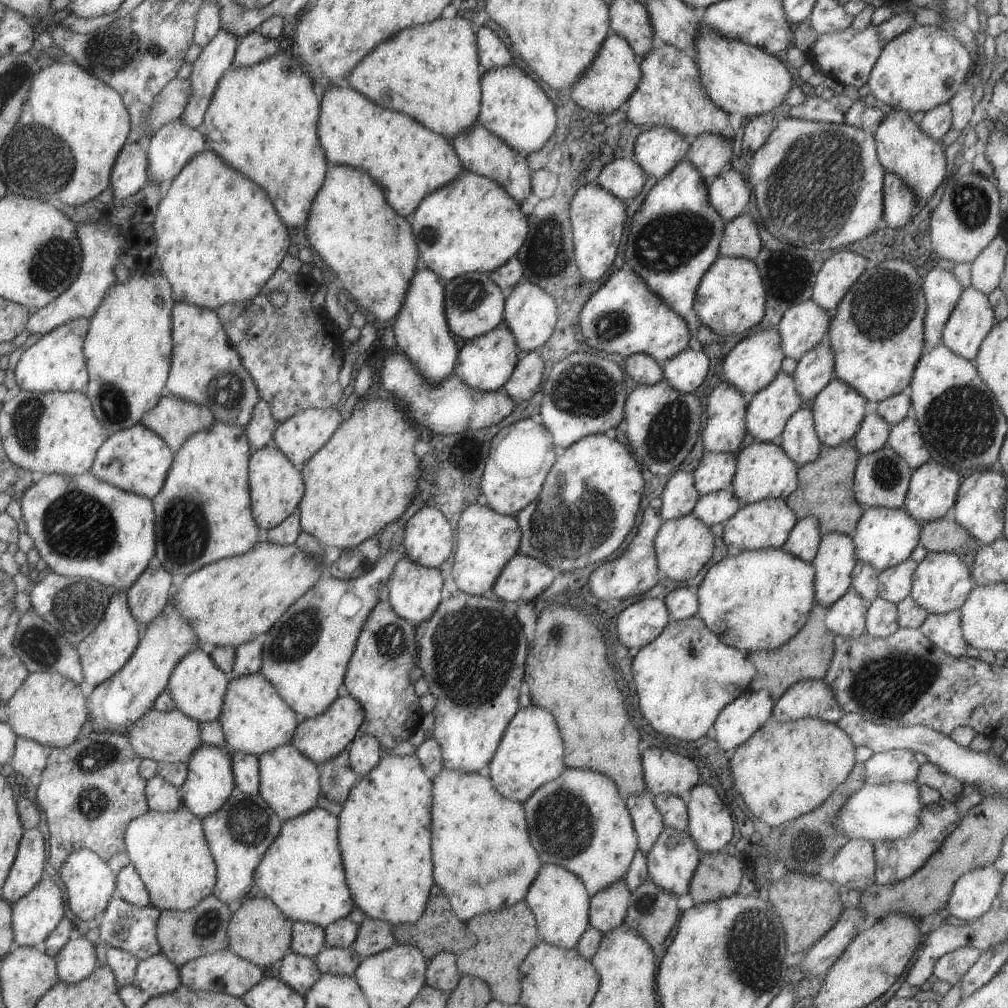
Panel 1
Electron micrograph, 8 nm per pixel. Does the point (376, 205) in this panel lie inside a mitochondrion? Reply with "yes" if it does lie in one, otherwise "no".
no

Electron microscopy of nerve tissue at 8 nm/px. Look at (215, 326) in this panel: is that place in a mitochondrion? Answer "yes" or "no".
no

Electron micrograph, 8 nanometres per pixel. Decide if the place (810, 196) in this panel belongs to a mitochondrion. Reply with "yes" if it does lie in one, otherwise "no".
yes

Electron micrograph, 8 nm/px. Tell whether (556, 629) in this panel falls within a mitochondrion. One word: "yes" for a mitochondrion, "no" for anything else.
yes

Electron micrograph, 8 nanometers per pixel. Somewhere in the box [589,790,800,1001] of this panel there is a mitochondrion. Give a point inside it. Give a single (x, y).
(754, 972)

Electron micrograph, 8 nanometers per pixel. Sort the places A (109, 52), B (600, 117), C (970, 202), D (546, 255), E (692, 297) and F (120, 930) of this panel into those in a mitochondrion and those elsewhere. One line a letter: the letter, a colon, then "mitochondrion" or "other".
A: mitochondrion
B: other
C: mitochondrion
D: mitochondrion
E: other
F: mitochondrion

